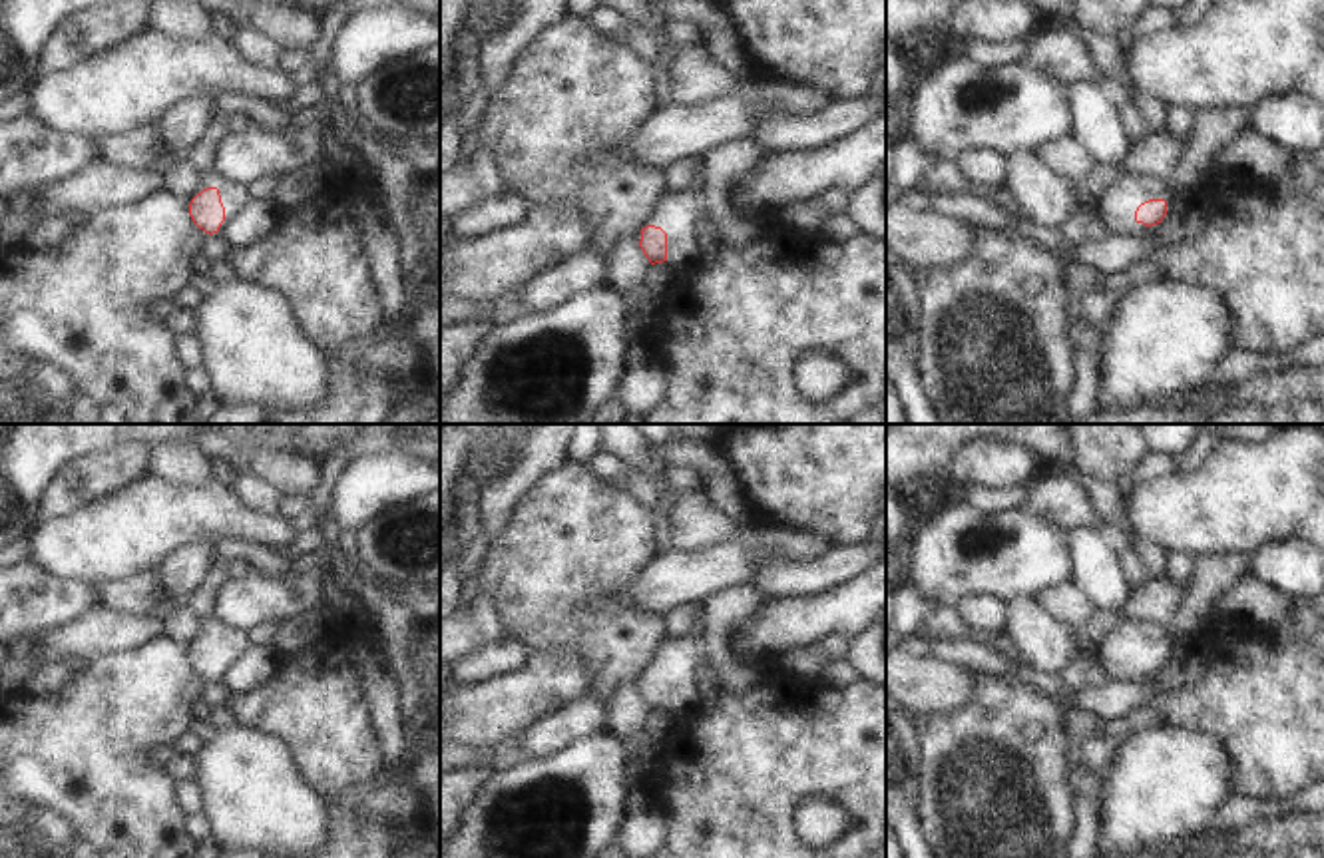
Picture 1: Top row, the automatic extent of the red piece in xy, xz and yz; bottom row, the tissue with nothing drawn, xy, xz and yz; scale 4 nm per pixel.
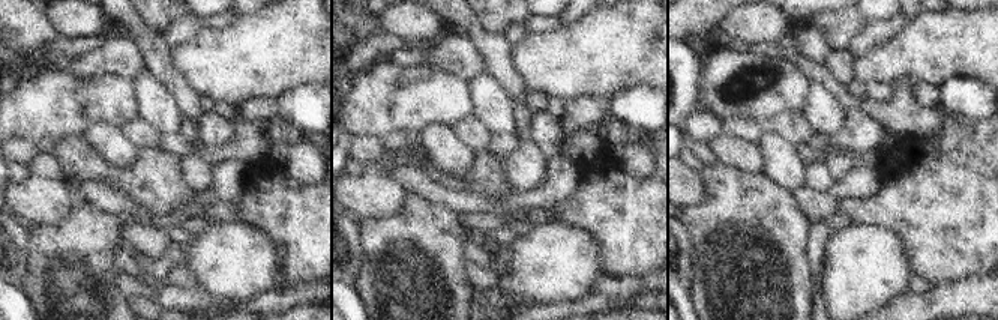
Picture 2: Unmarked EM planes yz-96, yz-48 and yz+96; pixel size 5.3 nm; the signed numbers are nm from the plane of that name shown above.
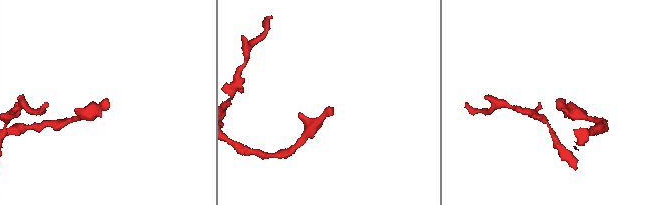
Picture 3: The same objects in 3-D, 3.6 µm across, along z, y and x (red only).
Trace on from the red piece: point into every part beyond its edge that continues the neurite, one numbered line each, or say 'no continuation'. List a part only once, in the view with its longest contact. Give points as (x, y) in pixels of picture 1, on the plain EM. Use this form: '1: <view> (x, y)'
1: yz (1123, 643)

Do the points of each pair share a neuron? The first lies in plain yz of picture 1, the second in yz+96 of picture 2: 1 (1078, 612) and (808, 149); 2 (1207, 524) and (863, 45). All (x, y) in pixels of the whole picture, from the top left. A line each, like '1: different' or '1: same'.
1: different
2: different

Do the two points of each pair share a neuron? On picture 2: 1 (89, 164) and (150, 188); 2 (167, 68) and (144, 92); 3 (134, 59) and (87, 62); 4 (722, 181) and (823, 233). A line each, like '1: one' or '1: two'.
1: one
2: two
3: one
4: two

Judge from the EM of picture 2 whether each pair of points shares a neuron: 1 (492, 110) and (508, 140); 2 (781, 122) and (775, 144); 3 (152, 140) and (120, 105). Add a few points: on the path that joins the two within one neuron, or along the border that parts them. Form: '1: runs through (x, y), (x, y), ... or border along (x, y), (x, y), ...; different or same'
1: border along (514, 132), (494, 137); different
2: border along (766, 129), (781, 135), (794, 146); different
3: border along (137, 114), (119, 126); different

